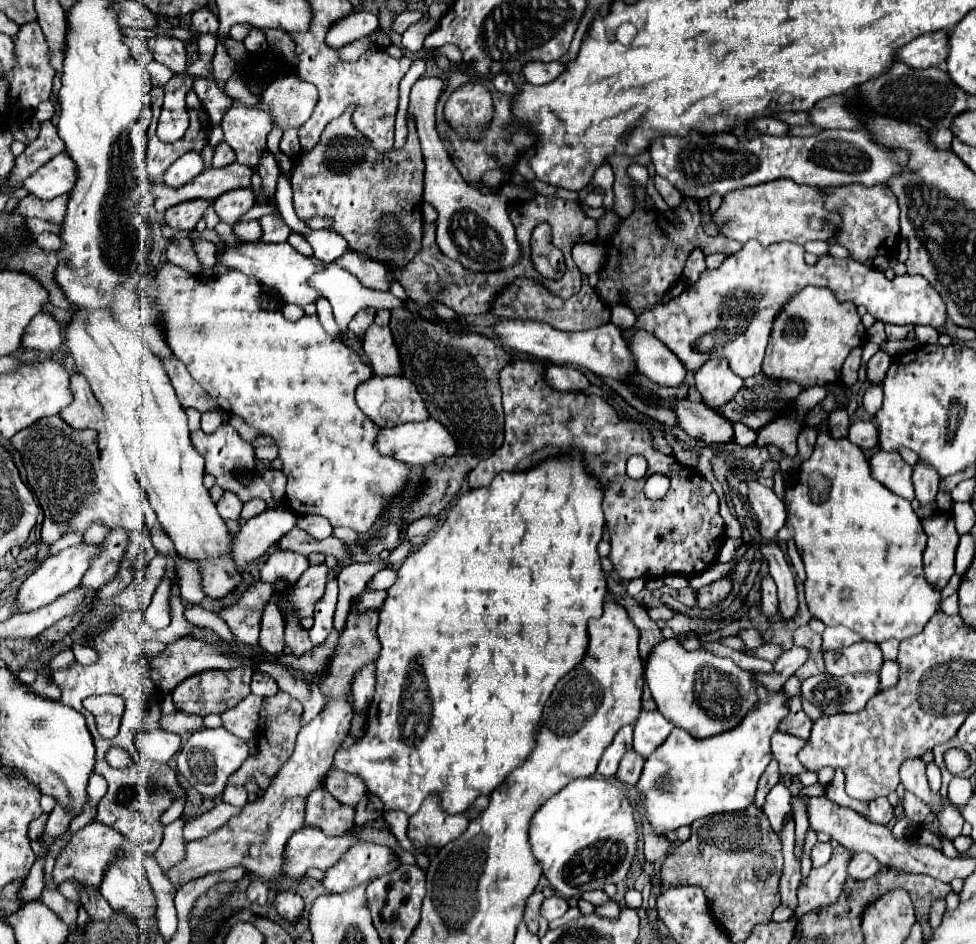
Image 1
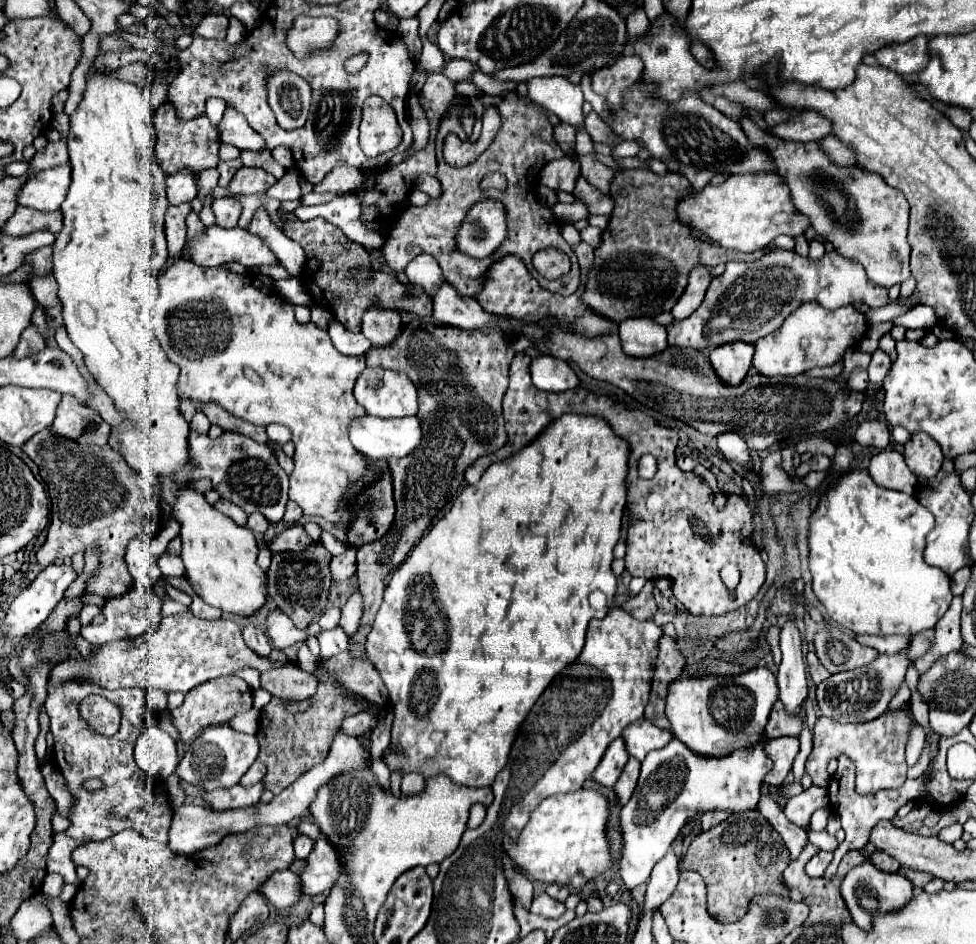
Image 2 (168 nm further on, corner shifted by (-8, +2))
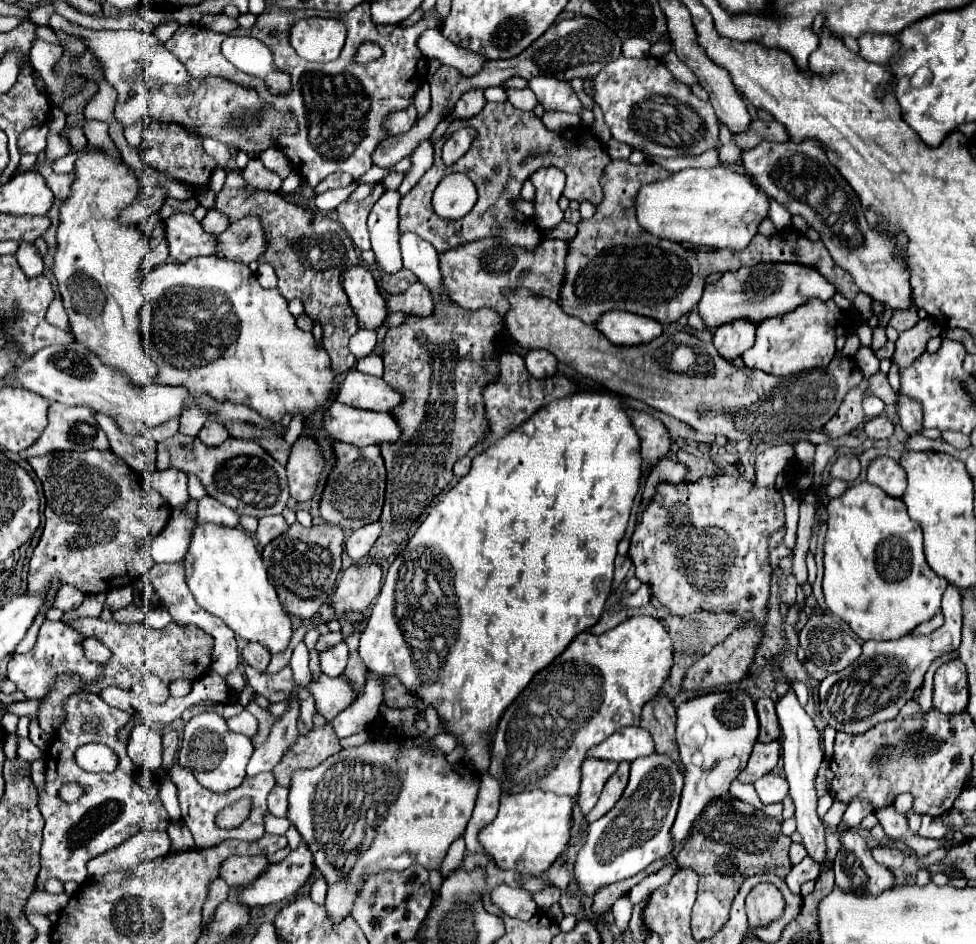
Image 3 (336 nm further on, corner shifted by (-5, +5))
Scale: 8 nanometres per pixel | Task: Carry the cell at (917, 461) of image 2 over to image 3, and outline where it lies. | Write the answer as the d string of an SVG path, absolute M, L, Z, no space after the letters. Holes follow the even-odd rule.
M898 394L898 418L908 436L920 434L922 430L922 406L918 400Z

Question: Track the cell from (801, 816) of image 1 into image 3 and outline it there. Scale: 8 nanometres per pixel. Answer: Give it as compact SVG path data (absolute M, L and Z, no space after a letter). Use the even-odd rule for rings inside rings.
M825 728L824 730L824 754L826 754L826 760L830 760L833 756L834 738L836 738L836 730L834 728Z

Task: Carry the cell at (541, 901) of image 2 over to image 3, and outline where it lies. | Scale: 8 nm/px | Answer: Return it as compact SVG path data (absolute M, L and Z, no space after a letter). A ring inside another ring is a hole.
M500 884L500 886L490 890L490 900L510 918L528 920L536 914L536 904L534 904L532 896L526 890L520 890L520 888Z

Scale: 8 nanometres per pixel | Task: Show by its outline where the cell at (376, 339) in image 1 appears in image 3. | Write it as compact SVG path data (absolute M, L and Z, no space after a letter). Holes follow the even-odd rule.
M362 264L346 268L342 272L342 288L348 294L356 316L360 318L360 328L376 330L386 318L386 308L384 296L370 270Z

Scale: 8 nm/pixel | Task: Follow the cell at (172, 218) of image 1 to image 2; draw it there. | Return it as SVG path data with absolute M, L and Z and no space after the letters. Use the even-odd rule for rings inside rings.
M175 205L167 209L165 217L165 235L169 245L169 257L181 257L181 249L187 243L187 225L185 219L191 213L191 205Z

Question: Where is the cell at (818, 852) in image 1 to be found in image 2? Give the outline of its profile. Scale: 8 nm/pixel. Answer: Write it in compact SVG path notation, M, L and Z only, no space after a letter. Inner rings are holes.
M819 851L819 853L815 853L815 855L811 857L811 861L807 863L805 871L807 871L811 877L821 877L823 871L827 869L827 865L831 863L831 859L833 859L833 853L831 853L831 851Z

